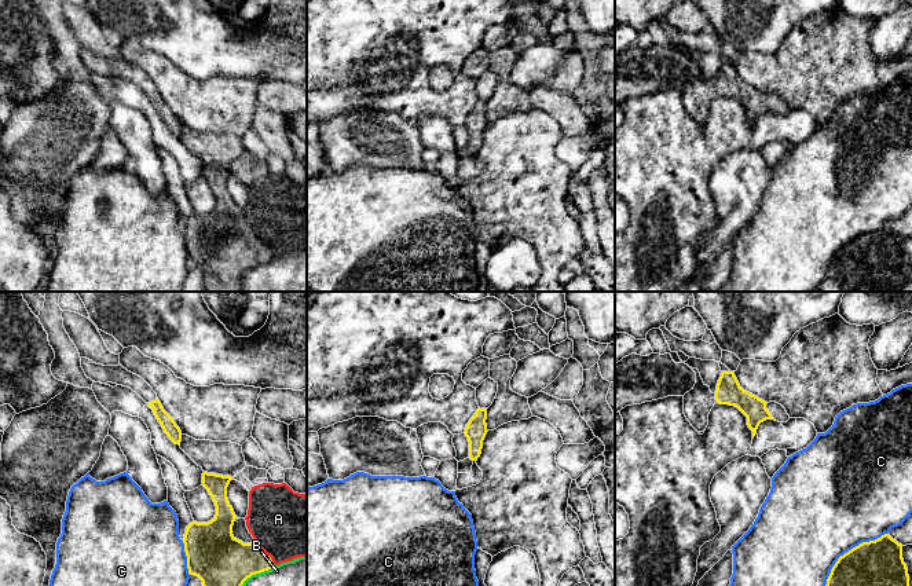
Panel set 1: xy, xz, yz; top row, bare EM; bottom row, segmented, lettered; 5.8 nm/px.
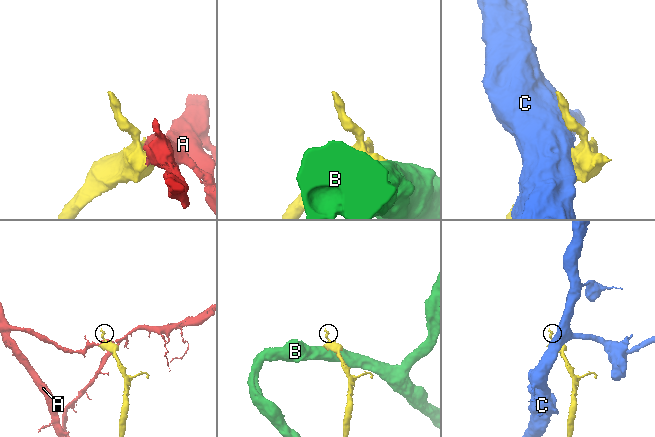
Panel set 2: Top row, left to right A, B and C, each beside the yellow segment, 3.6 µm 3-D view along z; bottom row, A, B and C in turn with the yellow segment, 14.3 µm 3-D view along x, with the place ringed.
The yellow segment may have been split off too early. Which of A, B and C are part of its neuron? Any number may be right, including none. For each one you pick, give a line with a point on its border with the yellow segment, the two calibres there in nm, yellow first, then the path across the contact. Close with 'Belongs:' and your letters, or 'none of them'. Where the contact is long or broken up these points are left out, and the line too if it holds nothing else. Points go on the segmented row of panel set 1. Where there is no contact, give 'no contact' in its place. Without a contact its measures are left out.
Belongs: none of them

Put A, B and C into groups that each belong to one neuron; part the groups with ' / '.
A / B / C

